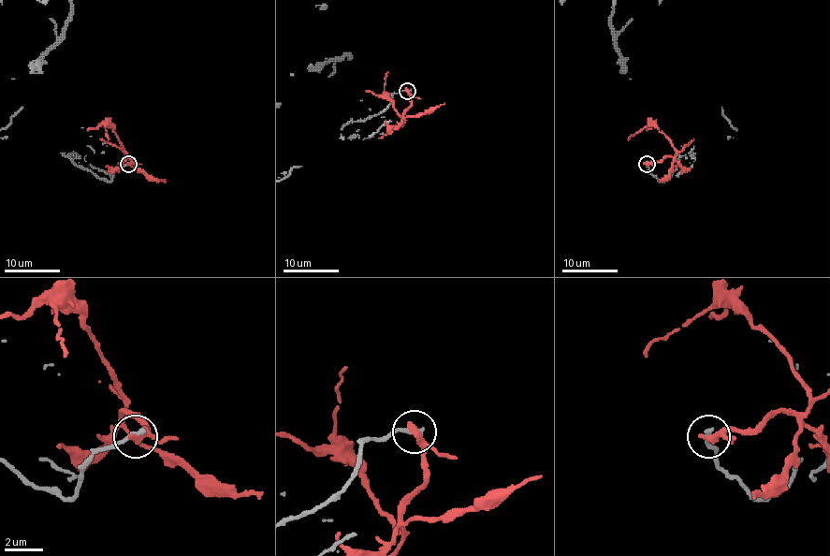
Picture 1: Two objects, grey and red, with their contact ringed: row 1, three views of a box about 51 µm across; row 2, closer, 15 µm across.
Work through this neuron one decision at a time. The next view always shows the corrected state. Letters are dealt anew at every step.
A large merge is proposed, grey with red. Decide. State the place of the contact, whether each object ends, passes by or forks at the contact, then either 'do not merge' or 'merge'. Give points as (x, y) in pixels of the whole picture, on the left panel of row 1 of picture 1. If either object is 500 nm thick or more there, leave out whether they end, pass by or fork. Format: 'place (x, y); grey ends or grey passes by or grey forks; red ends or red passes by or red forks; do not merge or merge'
place (128, 164); grey ends; red passes by; do not merge

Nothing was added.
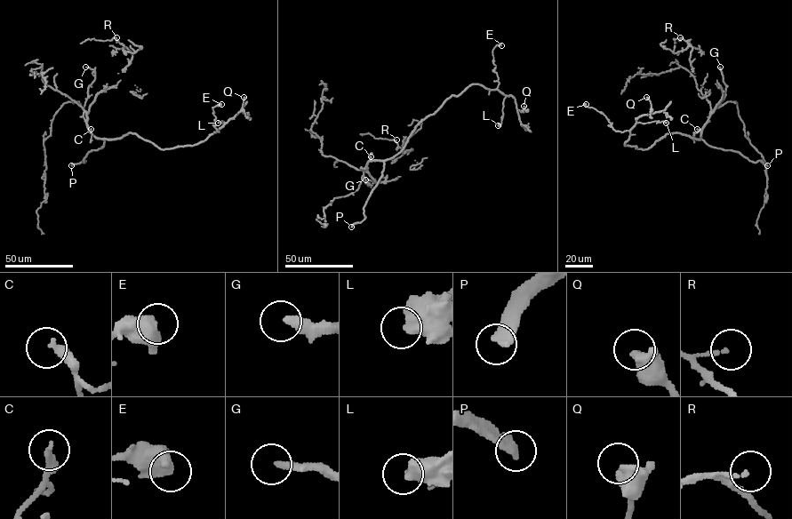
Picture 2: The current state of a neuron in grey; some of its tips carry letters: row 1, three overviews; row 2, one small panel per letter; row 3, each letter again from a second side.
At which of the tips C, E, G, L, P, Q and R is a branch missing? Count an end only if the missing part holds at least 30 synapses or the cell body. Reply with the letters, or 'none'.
C, G, P

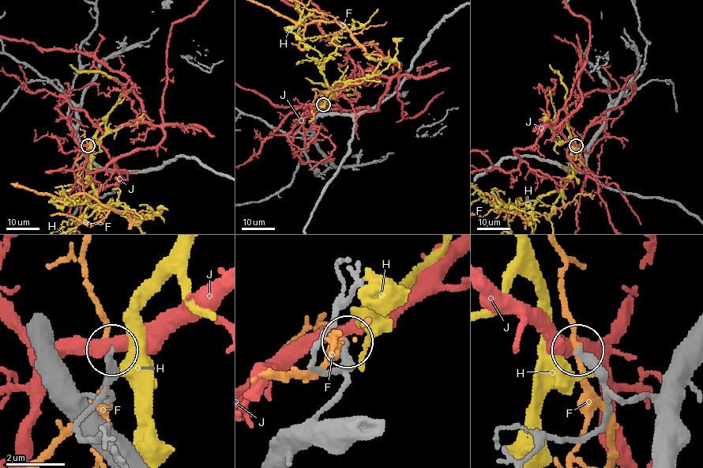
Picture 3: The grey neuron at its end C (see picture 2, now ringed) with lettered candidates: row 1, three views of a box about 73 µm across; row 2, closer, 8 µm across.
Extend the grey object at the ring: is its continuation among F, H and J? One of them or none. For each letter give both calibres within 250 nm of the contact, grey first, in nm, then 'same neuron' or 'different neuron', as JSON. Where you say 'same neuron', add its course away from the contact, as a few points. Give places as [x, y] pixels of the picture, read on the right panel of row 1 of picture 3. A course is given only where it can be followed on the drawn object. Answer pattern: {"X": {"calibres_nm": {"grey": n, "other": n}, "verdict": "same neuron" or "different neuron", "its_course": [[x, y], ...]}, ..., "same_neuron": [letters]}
{"F": {"calibres_nm": {"grey": 340, "other": 190}, "verdict": "different neuron"}, "H": {"calibres_nm": {"grey": 280, "other": 170}, "verdict": "different neuron"}, "J": {"calibres_nm": {"grey": 280, "other": 440}, "verdict": "different neuron"}, "same_neuron": []}

